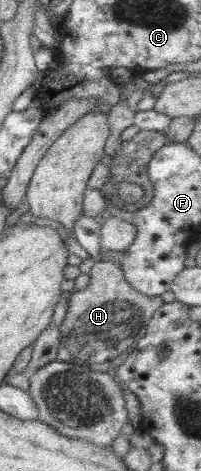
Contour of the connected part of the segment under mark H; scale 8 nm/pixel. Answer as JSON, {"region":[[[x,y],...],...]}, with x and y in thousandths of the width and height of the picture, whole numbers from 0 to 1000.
{"region":[[[488,554],[433,584],[448,594],[428,609],[343,622],[323,671],[294,690],[299,724],[279,762],[498,790],[577,781],[602,773],[617,754],[716,713],[751,669],[811,641],[796,628],[736,631],[687,622],[642,601],[627,601],[577,554]]]}

